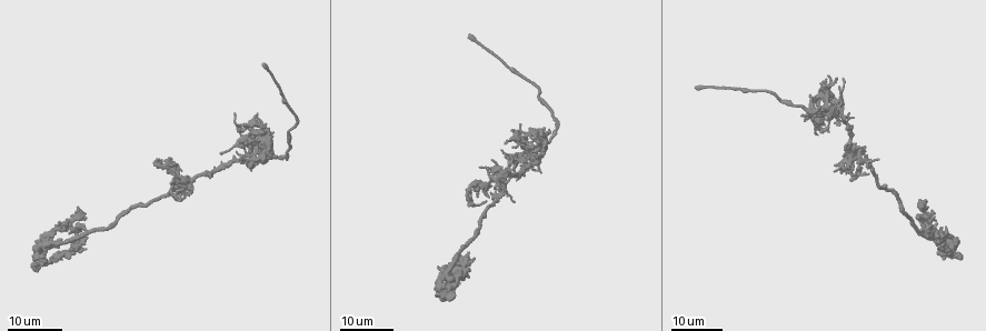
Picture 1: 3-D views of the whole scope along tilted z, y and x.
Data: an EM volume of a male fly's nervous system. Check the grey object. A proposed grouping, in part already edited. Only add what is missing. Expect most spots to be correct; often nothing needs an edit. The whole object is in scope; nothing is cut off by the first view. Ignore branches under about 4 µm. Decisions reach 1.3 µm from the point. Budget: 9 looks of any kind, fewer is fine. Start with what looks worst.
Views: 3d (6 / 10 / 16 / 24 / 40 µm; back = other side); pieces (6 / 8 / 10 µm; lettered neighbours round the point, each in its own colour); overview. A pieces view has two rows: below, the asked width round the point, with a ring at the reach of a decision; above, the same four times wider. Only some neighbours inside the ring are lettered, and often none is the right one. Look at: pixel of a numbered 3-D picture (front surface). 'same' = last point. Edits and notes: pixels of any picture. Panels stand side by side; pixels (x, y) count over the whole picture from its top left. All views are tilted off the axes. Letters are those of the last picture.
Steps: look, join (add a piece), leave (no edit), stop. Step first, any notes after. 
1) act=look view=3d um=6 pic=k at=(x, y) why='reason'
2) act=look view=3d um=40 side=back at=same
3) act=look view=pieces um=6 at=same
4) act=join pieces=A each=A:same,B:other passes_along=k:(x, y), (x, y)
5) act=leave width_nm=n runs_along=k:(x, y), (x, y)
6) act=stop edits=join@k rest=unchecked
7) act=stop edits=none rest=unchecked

act=look view=3d um=16 pic=1 at=(838, 78) why='branch stops here'

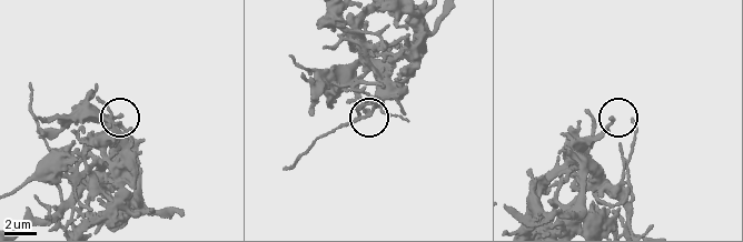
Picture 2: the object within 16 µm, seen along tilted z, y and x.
act=look view=pieces um=8 pic=2 at=(365, 111)

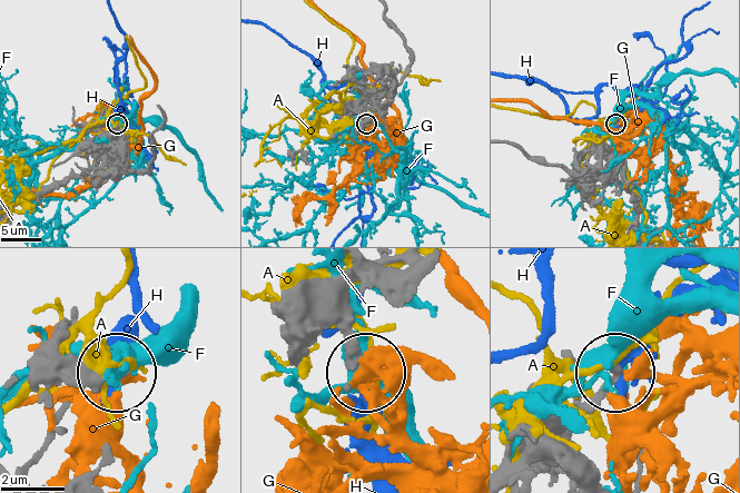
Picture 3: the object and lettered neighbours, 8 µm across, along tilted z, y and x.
act=leave each=A:other,F:other,G:other,H:other found='none of them fits'

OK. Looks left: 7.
act=look view=3d um=16 pic=1 at=(526, 134) why='branch stops here'

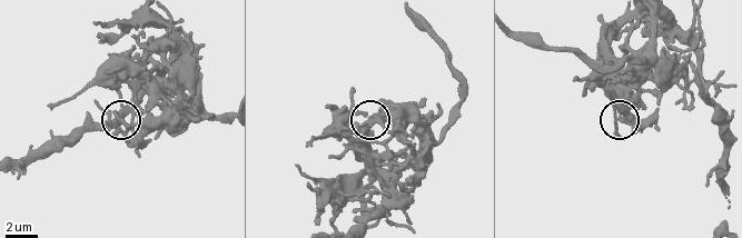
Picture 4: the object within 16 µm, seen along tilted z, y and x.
act=look view=pieces um=6 pic=4 at=(365, 123)

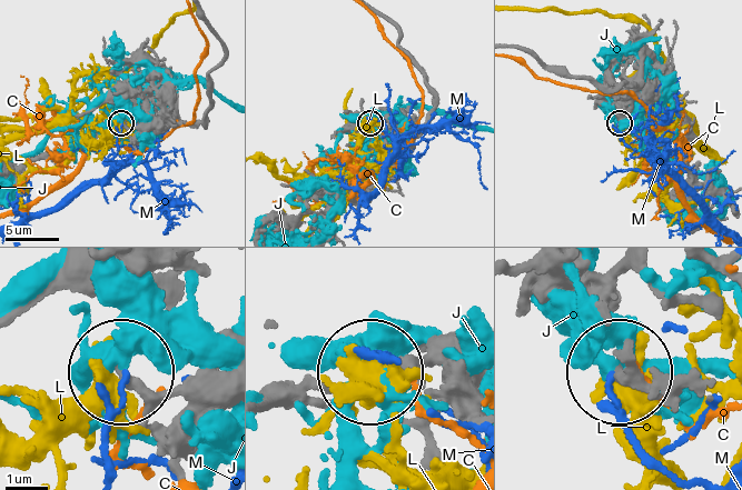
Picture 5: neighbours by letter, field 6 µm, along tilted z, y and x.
act=leave width_nm=230 each=C:other,J:other,L:other,M:other found='none of them fits'

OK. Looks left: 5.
act=look view=3d um=24 pic=1 at=(534, 155) why='free end'

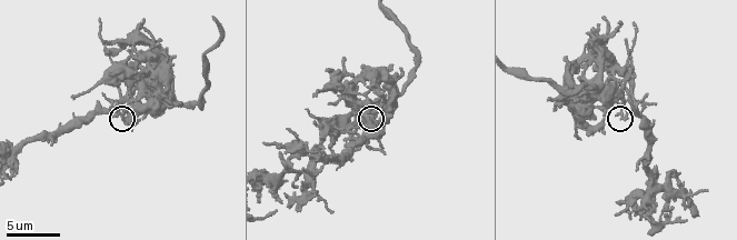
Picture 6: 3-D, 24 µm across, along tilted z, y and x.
act=look view=pieces um=6 pic=6 at=(624, 120)

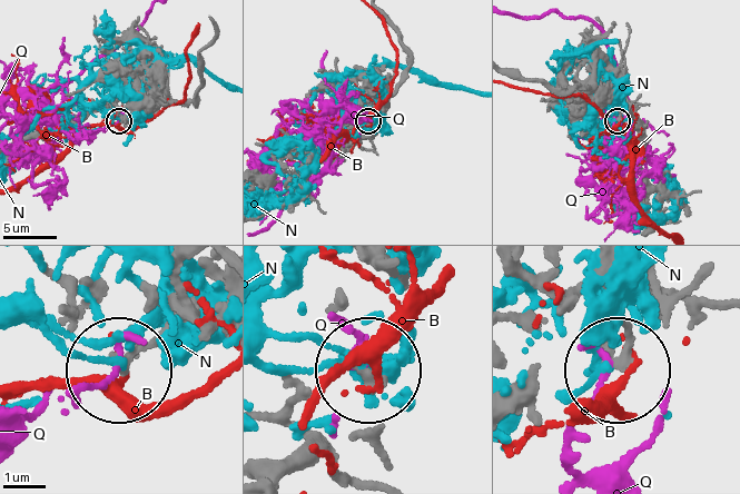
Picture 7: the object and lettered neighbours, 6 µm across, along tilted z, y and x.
act=leave each=B:other,N:other,Q:other runs_along=7:(609, 264), (618, 366) found='no lettered piece goes on from it'

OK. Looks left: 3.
act=look view=3d um=10 pic=6 at=(265, 142) why='branch stops here'

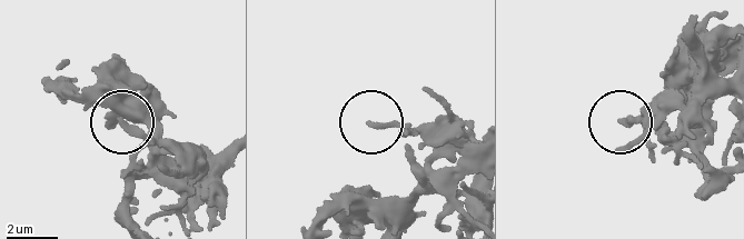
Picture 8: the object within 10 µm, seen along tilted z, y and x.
act=look view=pieces um=8 pic=8 at=(373, 127)

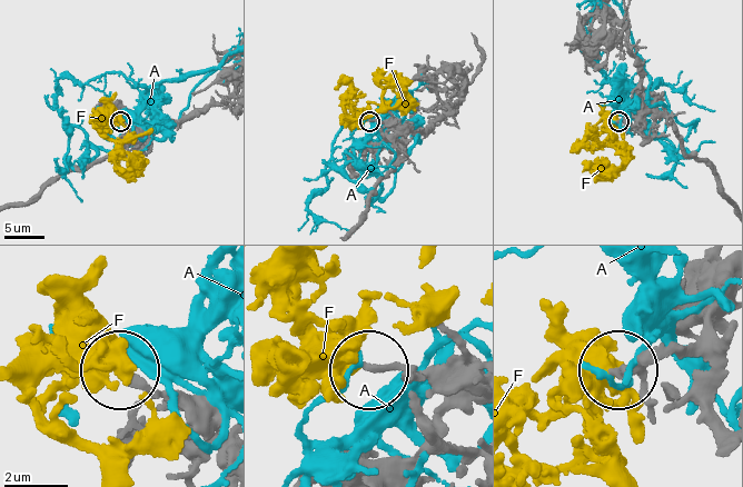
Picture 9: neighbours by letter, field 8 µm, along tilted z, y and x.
act=leave each=A:other,F:other found='none of them fits'

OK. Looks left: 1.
act=stop edits=none rest=unchecked

